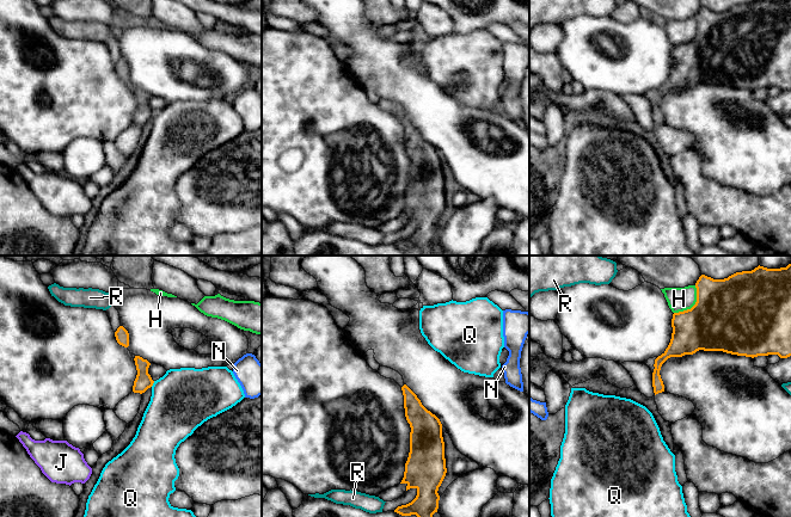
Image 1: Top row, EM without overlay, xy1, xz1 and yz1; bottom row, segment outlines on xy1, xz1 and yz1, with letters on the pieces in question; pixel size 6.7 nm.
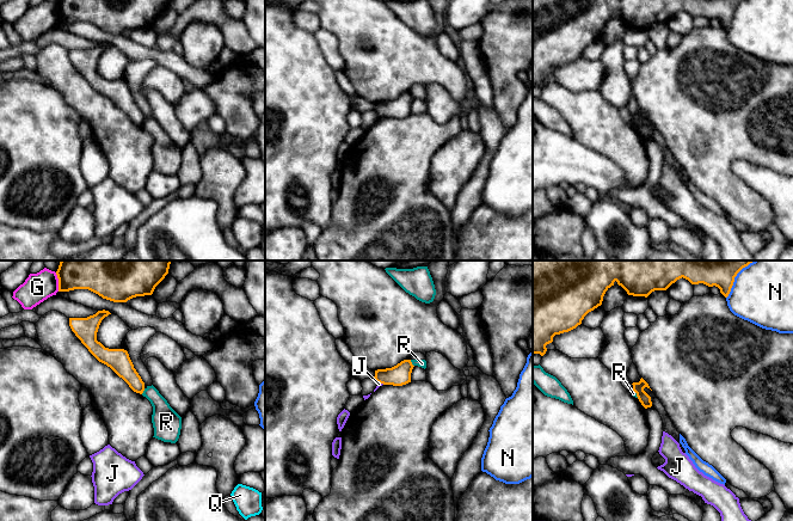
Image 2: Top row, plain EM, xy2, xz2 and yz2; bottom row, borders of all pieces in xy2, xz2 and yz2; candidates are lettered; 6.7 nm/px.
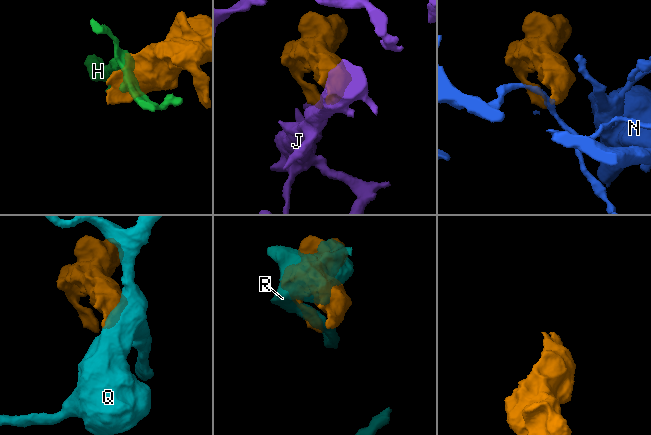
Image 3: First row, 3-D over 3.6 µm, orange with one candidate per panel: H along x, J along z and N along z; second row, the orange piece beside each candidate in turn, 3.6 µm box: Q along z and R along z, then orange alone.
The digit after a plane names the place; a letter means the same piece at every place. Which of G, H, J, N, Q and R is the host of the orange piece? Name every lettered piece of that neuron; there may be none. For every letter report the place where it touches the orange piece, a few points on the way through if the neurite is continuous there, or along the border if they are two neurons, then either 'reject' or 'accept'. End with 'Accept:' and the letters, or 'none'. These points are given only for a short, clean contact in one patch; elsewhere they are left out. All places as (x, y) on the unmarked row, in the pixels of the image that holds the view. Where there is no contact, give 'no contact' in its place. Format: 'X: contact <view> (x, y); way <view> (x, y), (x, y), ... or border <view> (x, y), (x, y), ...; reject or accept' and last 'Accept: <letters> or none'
G: contact xy2 (59, 14); border xy2 (55, 5), (59, 23); reject
H: contact yz1 (694, 37); reject
J: contact xz2 (381, 115); border xz2 (377, 114), (383, 116); reject
N: contact yz2 (732, 16); reject
Q: contact xy1 (153, 115); border xy1 (154, 114), (151, 118); reject
R: contact xz2 (411, 96); border xz2 (410, 92), (413, 98); reject
Accept: none

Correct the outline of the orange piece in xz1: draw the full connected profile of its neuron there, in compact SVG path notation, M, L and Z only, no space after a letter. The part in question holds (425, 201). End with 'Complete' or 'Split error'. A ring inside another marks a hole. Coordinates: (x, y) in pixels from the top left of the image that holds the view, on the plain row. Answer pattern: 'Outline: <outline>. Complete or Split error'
Outline: M406 117L401 123L411 165L410 185L400 216L407 217L406 223L416 221L417 228L394 245L401 248L416 247L421 256L434 256L433 247L437 245L440 233L437 223L447 205L442 156Z. Complete

